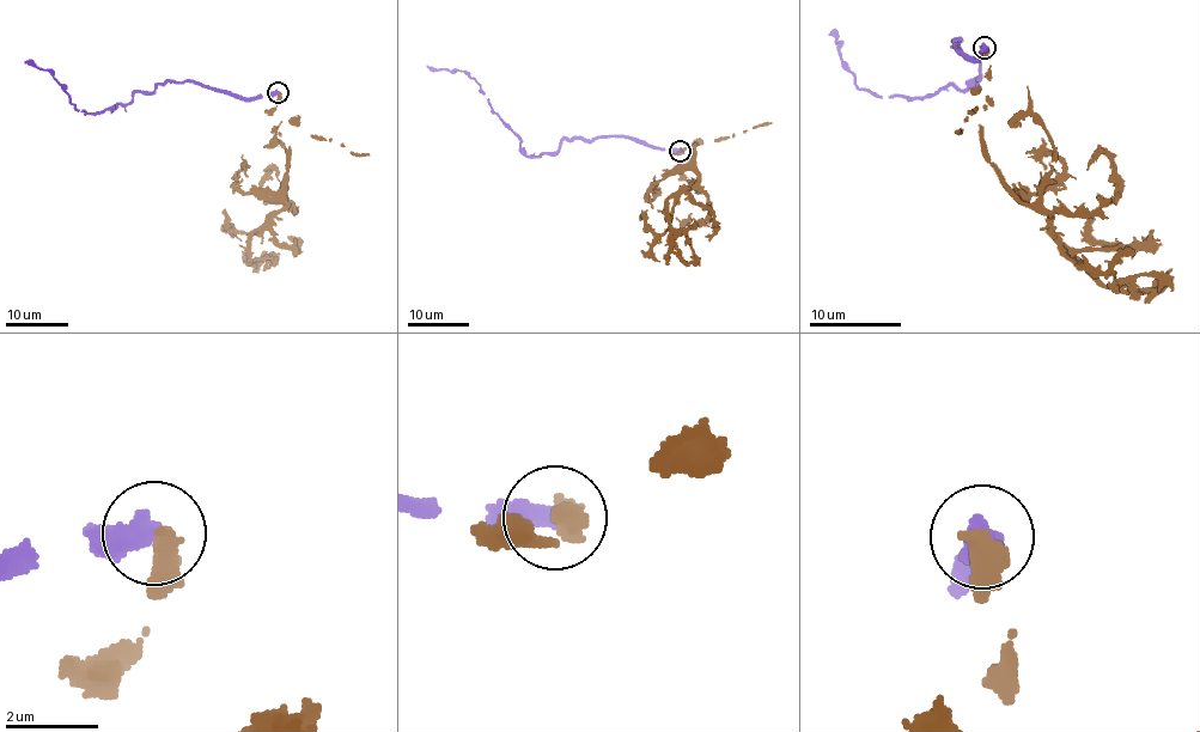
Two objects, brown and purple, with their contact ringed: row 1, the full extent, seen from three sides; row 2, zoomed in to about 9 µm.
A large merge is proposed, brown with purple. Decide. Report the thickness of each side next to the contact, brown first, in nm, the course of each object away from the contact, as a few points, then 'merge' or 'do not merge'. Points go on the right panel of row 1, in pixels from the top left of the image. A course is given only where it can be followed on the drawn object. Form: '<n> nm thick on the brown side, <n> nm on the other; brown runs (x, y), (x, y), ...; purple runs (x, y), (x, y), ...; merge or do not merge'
550 nm thick on the brown side, 550 nm on the other; brown runs (985, 48), (988, 98), (981, 150), (999, 180), (1047, 215), (1048, 227), (1102, 285), (1157, 275), (1171, 292); purple runs (985, 48), (972, 58), (957, 40), (976, 60), (979, 77), (963, 90), (881, 97), (857, 86), (829, 34); merge

